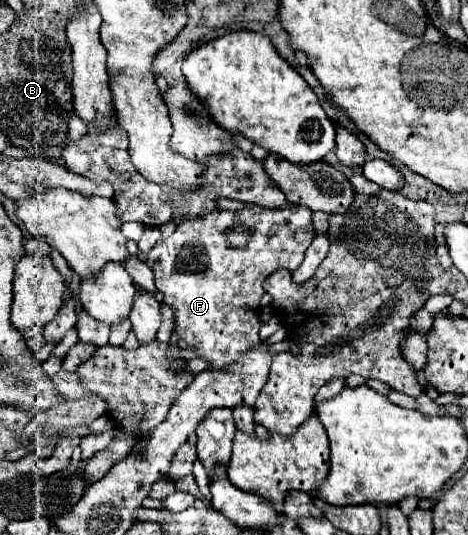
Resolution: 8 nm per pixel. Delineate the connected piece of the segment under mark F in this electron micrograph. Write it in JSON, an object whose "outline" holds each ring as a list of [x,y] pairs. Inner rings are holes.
{"outline":[[[246,205],[240,211],[214,211],[206,213],[206,217],[196,217],[192,221],[184,221],[176,227],[176,231],[168,237],[158,241],[152,251],[148,253],[148,267],[154,271],[156,289],[162,291],[164,303],[176,309],[176,333],[180,339],[186,341],[188,347],[198,349],[198,357],[208,361],[208,369],[228,367],[238,359],[240,353],[256,347],[260,343],[258,337],[258,307],[264,295],[262,283],[264,279],[274,273],[276,269],[294,271],[314,239],[312,227],[312,211],[286,205],[286,209],[262,209],[260,205]],[[234,225],[252,227],[252,241],[244,249],[230,249],[224,241],[224,231]]]}

